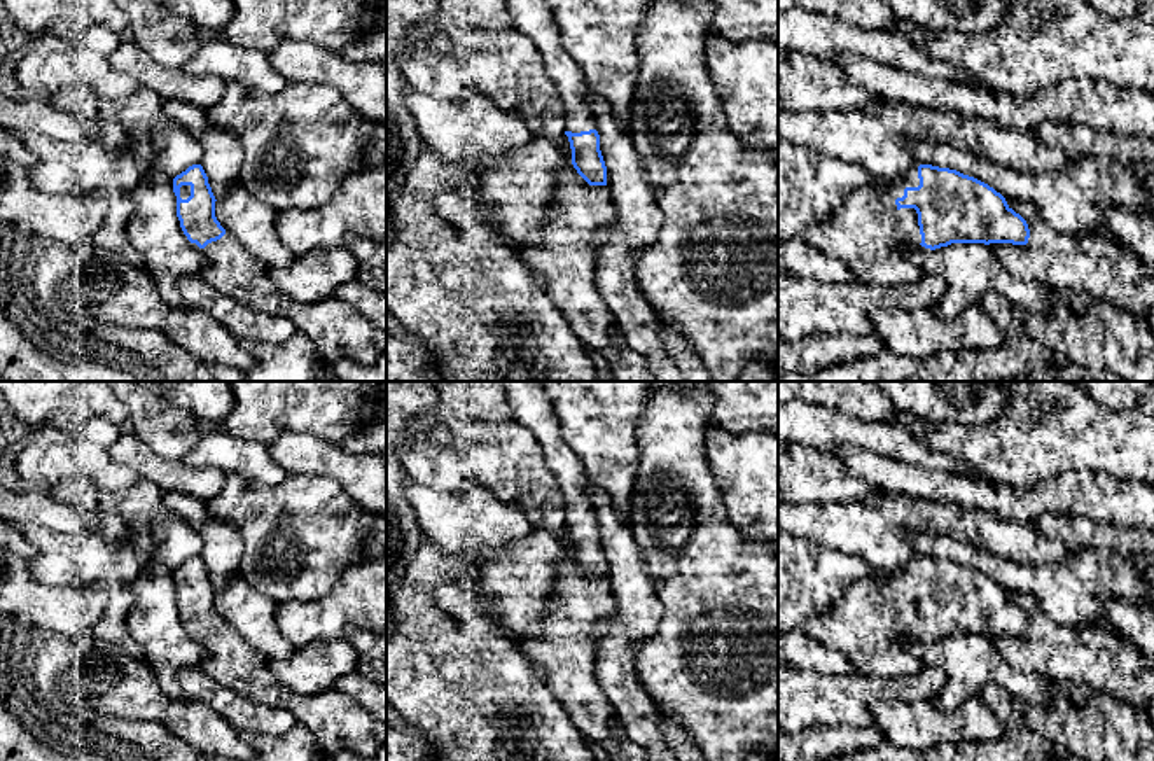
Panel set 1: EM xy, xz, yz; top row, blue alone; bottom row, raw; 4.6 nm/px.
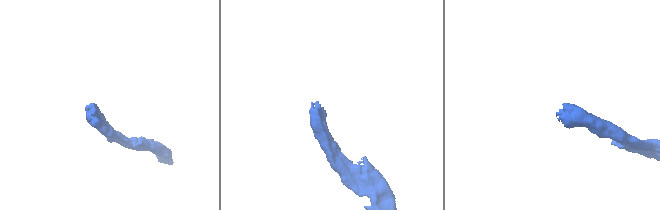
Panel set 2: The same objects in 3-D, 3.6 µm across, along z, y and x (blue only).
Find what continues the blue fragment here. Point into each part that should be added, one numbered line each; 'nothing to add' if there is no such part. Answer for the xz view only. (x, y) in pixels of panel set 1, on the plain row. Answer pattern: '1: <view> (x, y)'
1: xz (532, 406)

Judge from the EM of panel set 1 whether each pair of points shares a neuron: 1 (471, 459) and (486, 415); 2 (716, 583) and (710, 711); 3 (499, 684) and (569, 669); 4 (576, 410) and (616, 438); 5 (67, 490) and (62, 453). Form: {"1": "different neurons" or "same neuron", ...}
{"1": "same neuron", "2": "same neuron", "3": "different neurons", "4": "same neuron", "5": "different neurons"}

